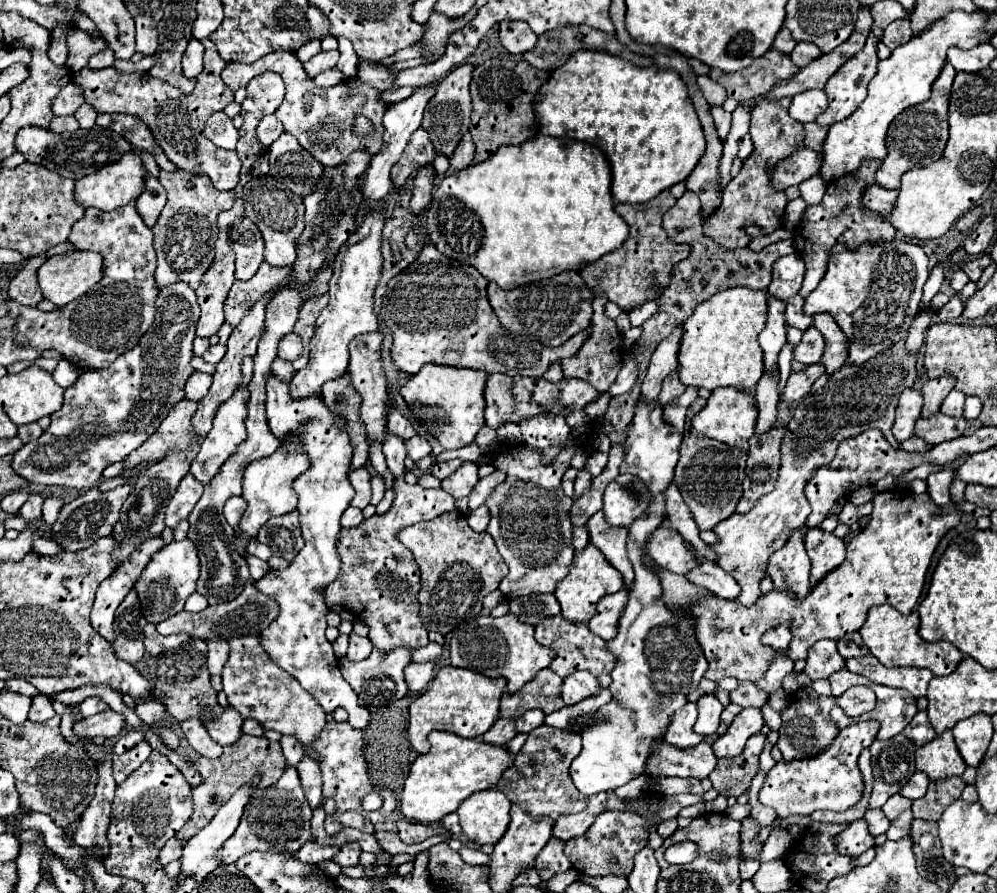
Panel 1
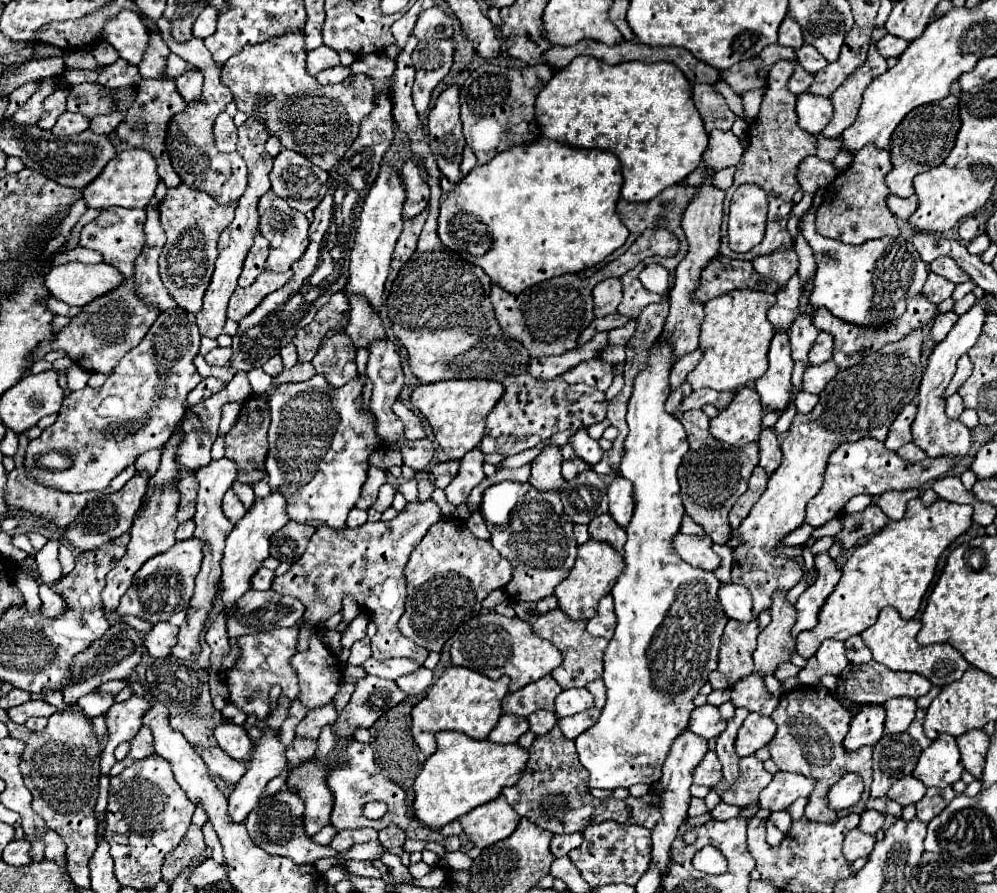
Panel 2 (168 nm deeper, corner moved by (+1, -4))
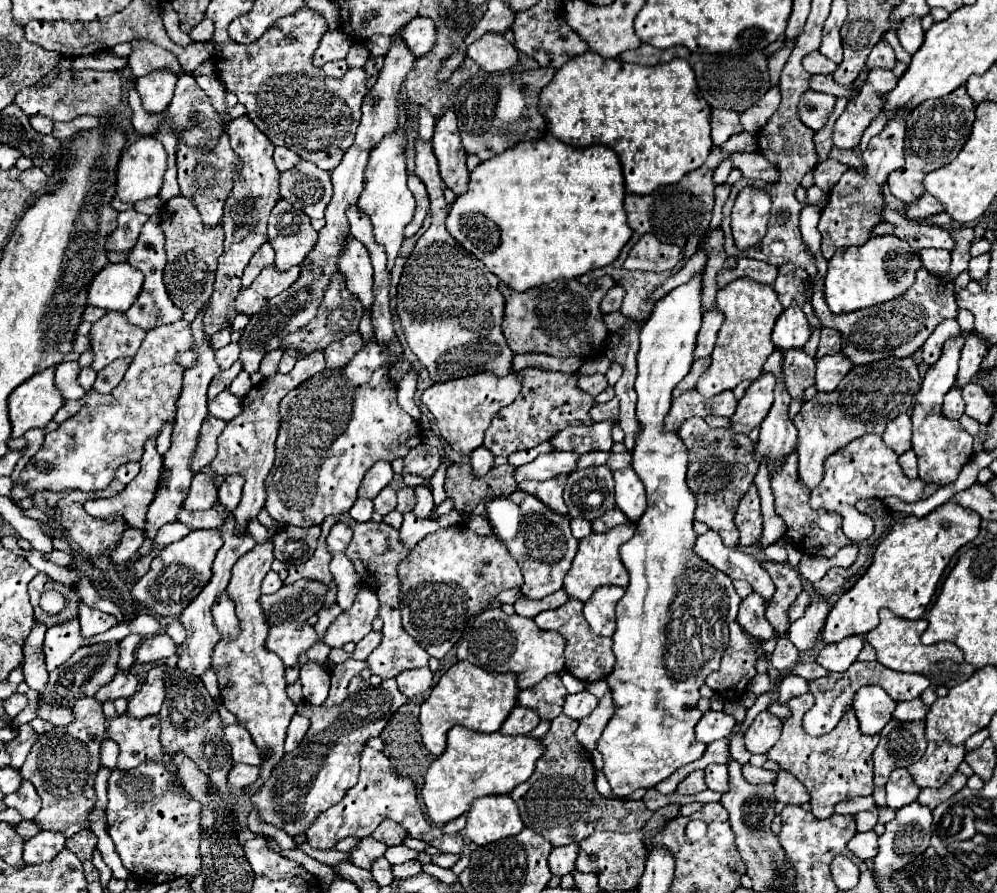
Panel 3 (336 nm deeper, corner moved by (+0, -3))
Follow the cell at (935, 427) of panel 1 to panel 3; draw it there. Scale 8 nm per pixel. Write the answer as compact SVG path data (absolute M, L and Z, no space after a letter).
M960 332L958 336L950 338L938 362L928 366L928 372L920 384L920 390L916 394L916 402L912 408L912 450L918 456L918 476L926 482L938 482L938 484L950 484L958 478L962 466L972 458L972 442L974 438L966 434L958 420L948 420L942 414L942 400L946 392L954 386L956 374L958 374L958 358L960 350L966 342L970 332Z

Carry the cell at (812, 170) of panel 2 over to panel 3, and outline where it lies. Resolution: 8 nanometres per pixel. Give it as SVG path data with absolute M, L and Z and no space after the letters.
M824 160L814 168L814 184L820 186L824 192L830 192L832 186L840 180L840 176L848 170L846 164L838 162L838 160Z

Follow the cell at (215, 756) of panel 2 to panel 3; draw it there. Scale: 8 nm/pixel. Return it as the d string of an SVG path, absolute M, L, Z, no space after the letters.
M234 764L228 776L228 782L236 788L244 788L252 784L258 778L258 766L248 766L248 764Z

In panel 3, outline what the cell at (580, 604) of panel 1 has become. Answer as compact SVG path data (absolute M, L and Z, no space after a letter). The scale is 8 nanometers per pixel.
M622 524L616 530L610 530L606 534L596 534L592 532L590 536L580 540L576 558L572 560L572 568L564 578L564 590L570 594L570 598L576 598L580 602L588 602L592 598L592 594L596 592L596 588L600 586L628 586L628 572L620 562L620 546L634 534L634 524Z

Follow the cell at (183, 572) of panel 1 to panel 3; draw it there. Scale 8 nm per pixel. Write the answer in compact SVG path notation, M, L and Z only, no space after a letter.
M192 530L186 538L168 544L158 558L154 558L150 570L130 586L130 598L152 616L178 616L210 580L210 566L220 546L222 538L218 530Z

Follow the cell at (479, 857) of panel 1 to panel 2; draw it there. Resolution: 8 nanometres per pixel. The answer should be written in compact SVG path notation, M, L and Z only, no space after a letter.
M457 851L457 853L445 853L445 857L441 859L441 865L445 865L445 869L449 871L467 871L467 867L471 867L471 857L467 857L467 853Z

